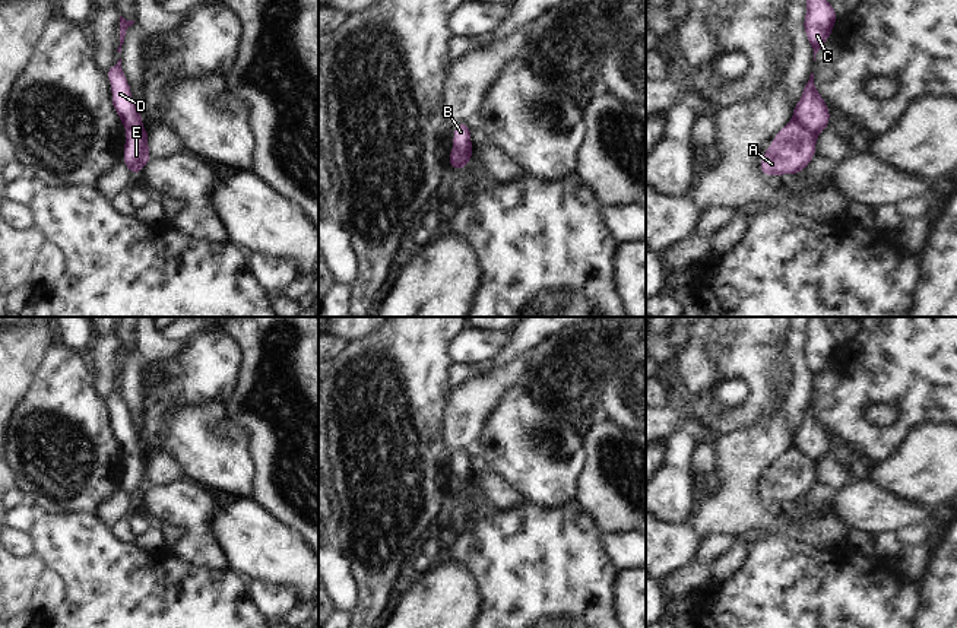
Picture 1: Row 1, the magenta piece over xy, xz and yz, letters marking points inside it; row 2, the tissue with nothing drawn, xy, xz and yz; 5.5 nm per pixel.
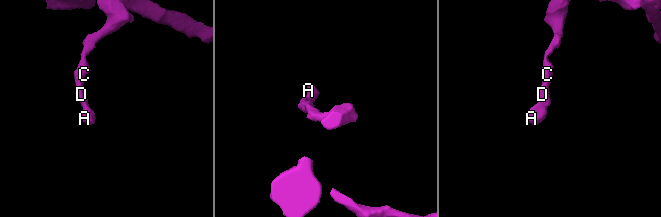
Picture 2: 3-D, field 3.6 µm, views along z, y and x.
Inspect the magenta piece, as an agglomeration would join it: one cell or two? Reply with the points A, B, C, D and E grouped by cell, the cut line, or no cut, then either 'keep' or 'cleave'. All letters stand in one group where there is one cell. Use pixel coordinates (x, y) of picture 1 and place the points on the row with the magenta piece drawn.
A B E / C D; cut in yz along (794, 117), (816, 136); cleave

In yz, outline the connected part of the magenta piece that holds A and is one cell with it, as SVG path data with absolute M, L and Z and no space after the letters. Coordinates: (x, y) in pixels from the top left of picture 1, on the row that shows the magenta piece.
M795 118L776 134L770 150L763 153L761 174L796 174L815 155L817 136L802 129Z

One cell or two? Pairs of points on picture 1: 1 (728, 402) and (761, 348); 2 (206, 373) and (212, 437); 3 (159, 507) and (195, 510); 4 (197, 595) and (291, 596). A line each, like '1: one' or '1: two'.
1: two
2: two
3: one
4: two

